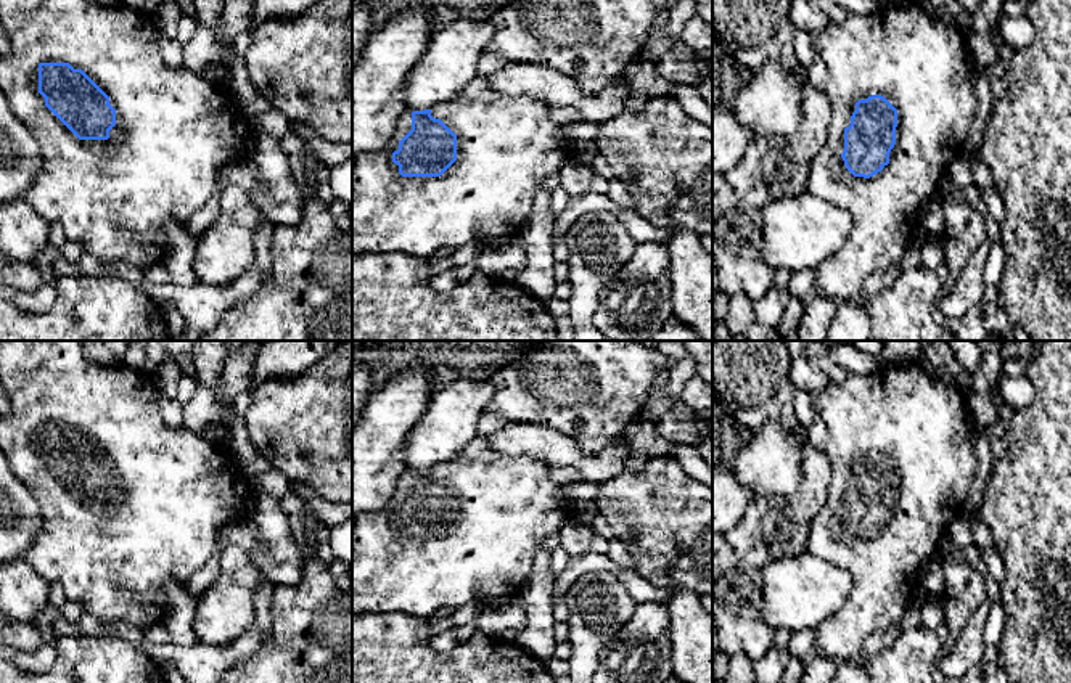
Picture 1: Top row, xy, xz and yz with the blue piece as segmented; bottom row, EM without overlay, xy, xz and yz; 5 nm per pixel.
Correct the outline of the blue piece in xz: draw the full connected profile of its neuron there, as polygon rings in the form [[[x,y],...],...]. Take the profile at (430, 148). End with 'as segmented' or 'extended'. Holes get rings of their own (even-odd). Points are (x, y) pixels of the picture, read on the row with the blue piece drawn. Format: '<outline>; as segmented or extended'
[[[486,90],[478,96],[460,96],[449,103],[441,103],[431,109],[405,109],[399,117],[396,130],[386,146],[380,151],[362,153],[352,159],[352,254],[391,254],[399,252],[423,260],[426,265],[442,247],[457,249],[470,241],[502,243],[519,236],[526,227],[526,219],[532,211],[537,185],[550,174],[560,172],[571,162],[576,140],[561,133],[561,125],[548,116],[550,108],[532,98],[510,98],[494,90]]]; extended

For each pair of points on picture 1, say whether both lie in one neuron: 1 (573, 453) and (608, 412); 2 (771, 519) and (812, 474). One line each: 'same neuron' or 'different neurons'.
1: different neurons
2: same neuron

